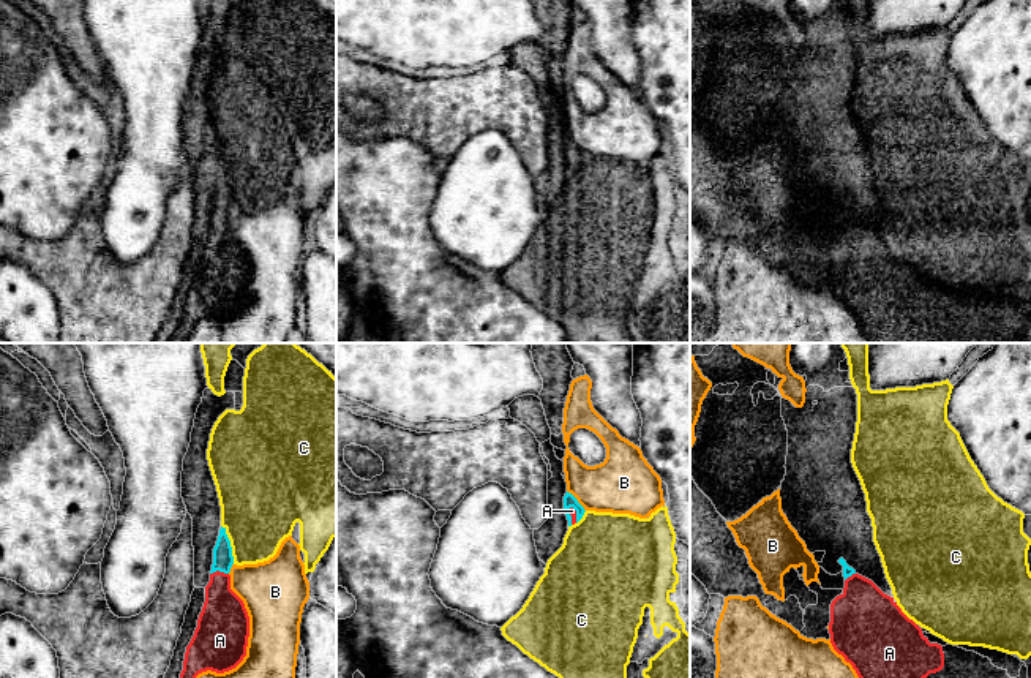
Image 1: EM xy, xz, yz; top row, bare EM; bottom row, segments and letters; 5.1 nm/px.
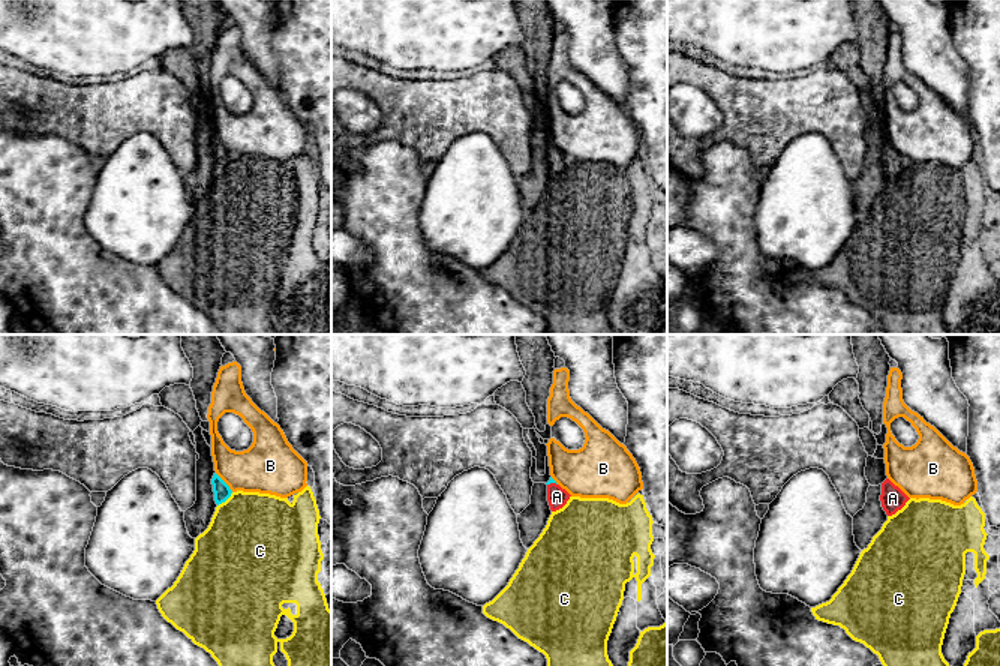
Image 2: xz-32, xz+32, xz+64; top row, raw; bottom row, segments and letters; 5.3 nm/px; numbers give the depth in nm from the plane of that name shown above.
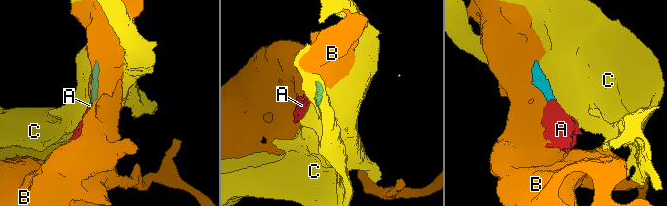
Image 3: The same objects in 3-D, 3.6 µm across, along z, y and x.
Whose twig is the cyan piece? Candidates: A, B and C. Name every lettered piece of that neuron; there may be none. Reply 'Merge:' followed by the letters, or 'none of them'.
Merge: A

